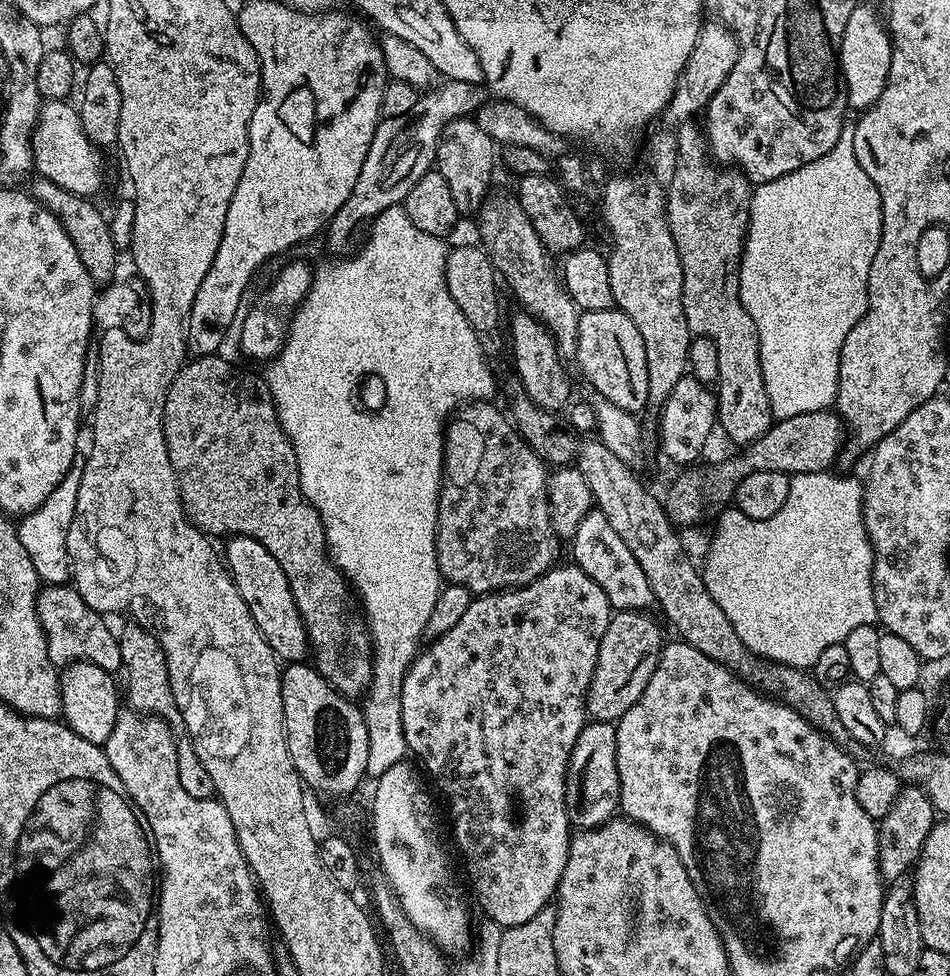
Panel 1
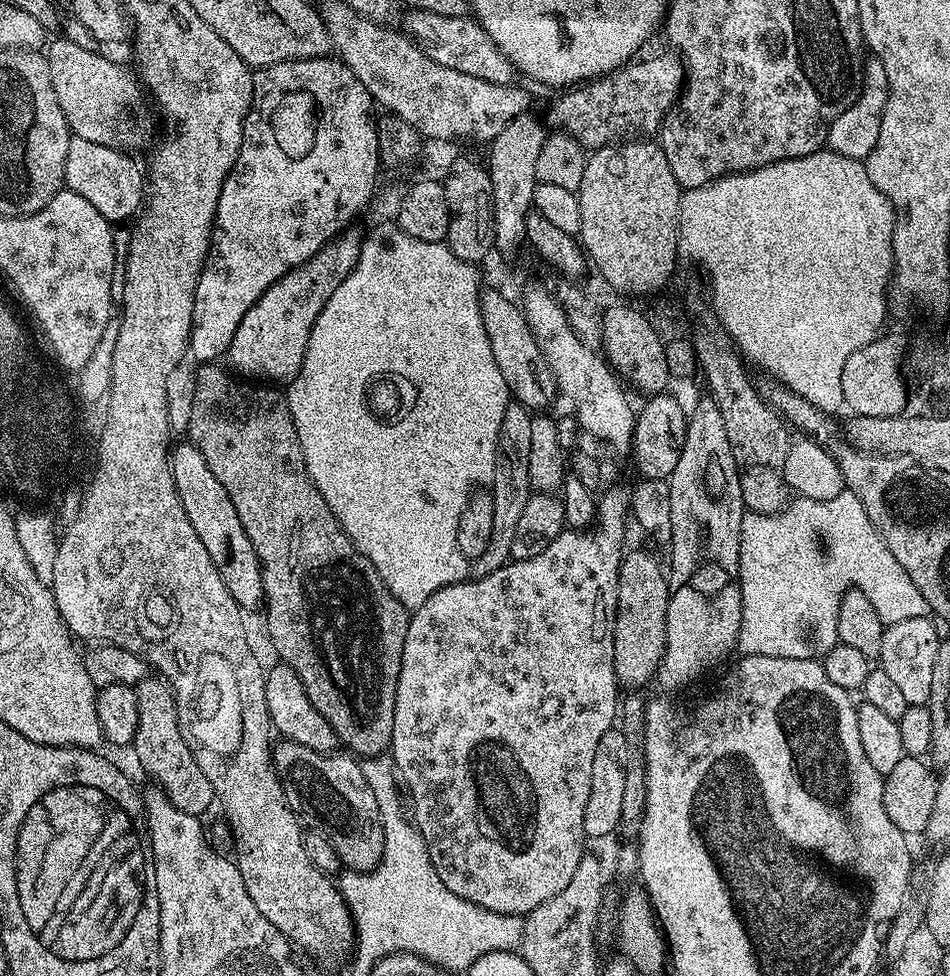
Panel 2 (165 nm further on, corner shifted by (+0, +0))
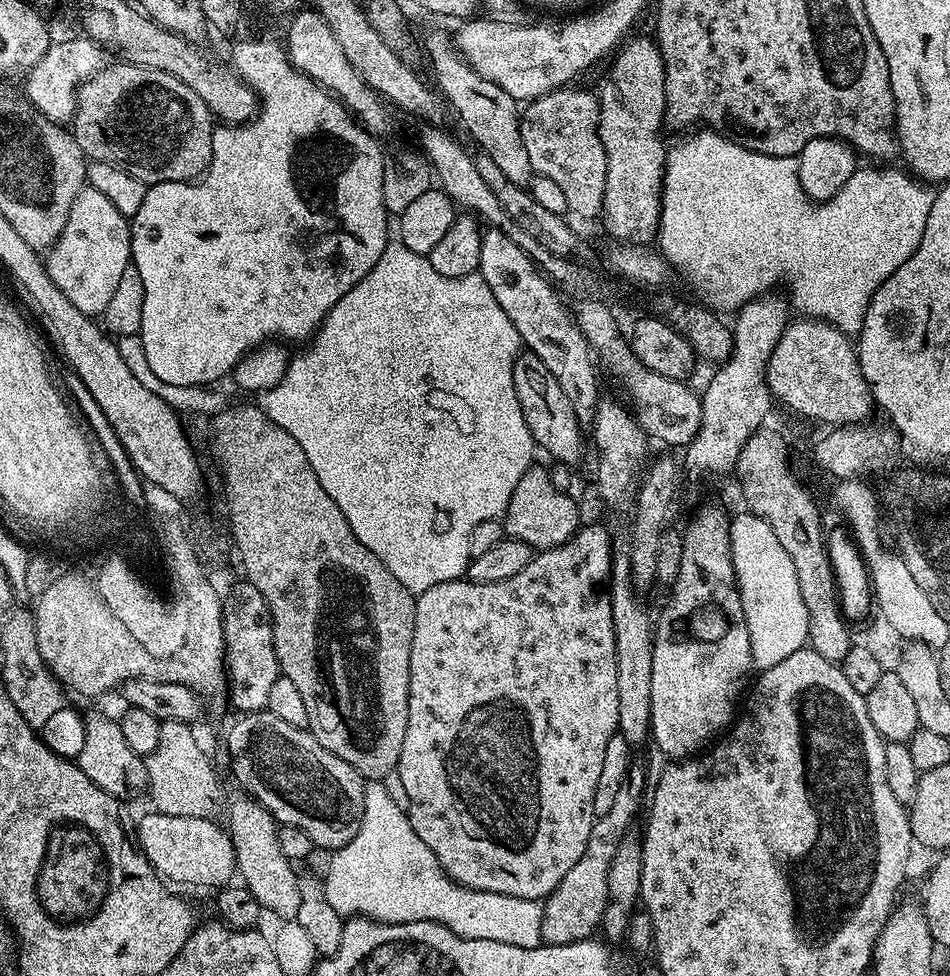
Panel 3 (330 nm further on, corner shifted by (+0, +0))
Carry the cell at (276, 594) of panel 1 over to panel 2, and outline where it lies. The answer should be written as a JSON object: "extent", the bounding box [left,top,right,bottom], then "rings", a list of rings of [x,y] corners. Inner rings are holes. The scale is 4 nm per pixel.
{"extent":[171,442,264,610],"rings":[[[185,442],[171,449],[172,477],[178,490],[178,498],[183,502],[186,518],[190,518],[190,526],[202,538],[202,546],[206,546],[206,554],[214,562],[214,566],[222,574],[222,582],[226,582],[226,590],[230,590],[230,598],[242,610],[259,609],[264,599],[262,574],[258,554],[254,554],[254,546],[250,538],[246,538],[246,530],[242,530],[242,521],[238,518],[238,510],[234,510],[234,502],[230,502],[230,494],[218,478],[214,478],[214,470],[206,466],[206,458],[196,445]]]}

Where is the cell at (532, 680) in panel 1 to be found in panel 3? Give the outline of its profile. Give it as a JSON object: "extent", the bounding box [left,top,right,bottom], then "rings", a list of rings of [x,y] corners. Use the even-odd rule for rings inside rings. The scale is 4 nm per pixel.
{"extent":[395,523,618,901],"rings":[[[603,523],[586,525],[575,532],[566,542],[562,542],[562,546],[537,551],[533,555],[532,561],[522,570],[518,570],[518,574],[514,574],[514,578],[506,578],[498,582],[486,582],[485,584],[476,584],[473,580],[461,578],[450,582],[442,582],[438,586],[430,586],[430,590],[421,592],[416,596],[414,642],[410,646],[408,725],[406,726],[406,738],[402,742],[402,754],[400,760],[396,763],[395,775],[400,776],[400,788],[404,791],[405,797],[403,796],[403,799],[407,801],[408,821],[414,830],[414,834],[418,834],[418,838],[422,838],[422,842],[426,842],[426,846],[430,846],[430,850],[434,850],[444,873],[454,882],[458,882],[463,888],[486,890],[490,894],[510,894],[510,898],[530,898],[531,900],[543,901],[560,885],[562,878],[566,878],[568,871],[574,867],[574,862],[578,862],[578,858],[582,858],[582,854],[586,850],[586,838],[590,838],[592,821],[595,817],[594,786],[598,786],[598,777],[602,775],[602,754],[606,754],[606,742],[610,742],[610,738],[617,735],[618,732],[618,666],[616,665],[612,603],[608,597],[608,587],[612,579],[613,537],[608,536],[608,532],[604,527]]]}

